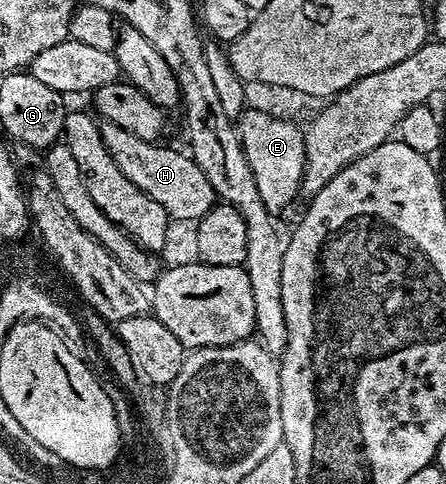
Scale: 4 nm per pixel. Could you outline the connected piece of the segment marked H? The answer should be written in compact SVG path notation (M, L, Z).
M102 120L100 126L103 143L111 159L115 159L115 167L119 167L119 171L123 171L123 175L127 175L127 179L131 179L131 183L139 187L139 191L151 195L151 199L155 199L155 203L159 203L159 207L163 207L163 211L167 211L174 222L196 223L218 204L215 187L211 187L207 175L203 175L203 171L188 152L180 153L179 150L168 149L157 141L131 135L131 131L123 131L123 127L110 121Z

